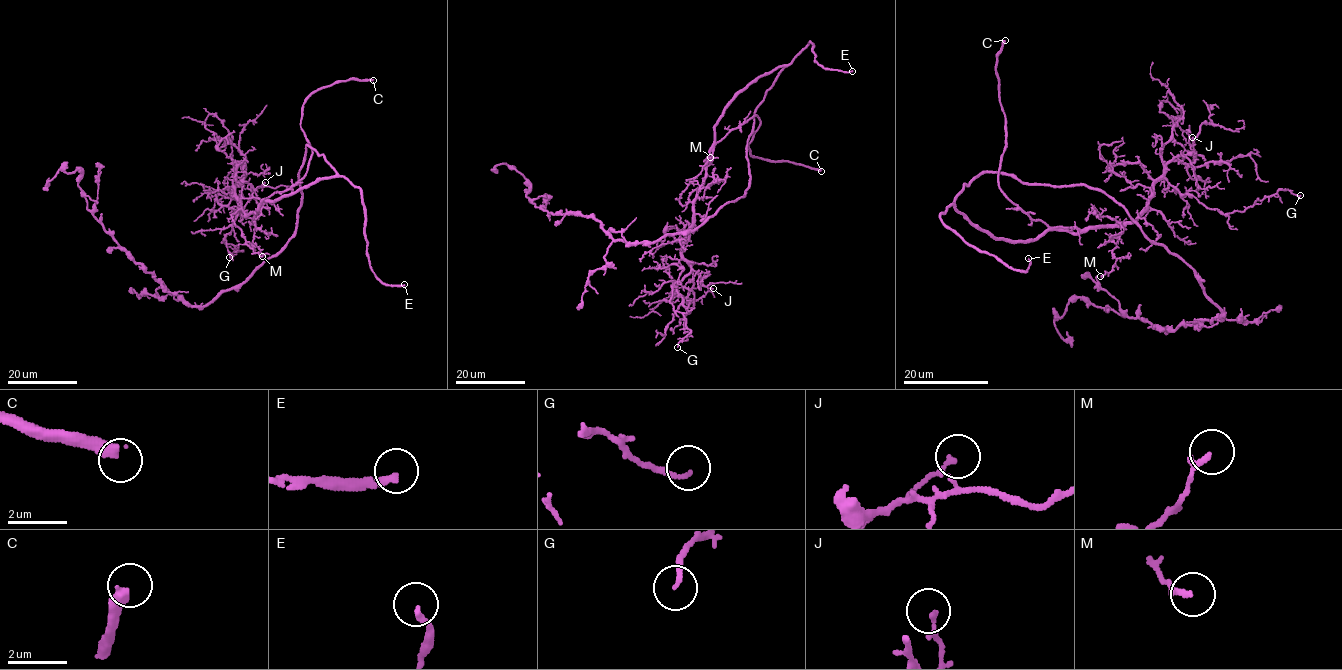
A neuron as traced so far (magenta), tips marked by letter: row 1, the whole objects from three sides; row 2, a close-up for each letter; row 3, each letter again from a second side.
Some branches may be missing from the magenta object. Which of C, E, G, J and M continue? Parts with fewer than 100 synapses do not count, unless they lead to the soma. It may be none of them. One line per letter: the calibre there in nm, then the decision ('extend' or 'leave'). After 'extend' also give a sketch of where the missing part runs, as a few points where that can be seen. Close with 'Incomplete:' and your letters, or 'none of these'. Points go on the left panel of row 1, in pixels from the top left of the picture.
C: 360 nm thick; extend; missing branch runs (373, 80), (392, 82), (403, 75)
E: 180 nm thick; extend
G: 130 nm thick; leave
J: 160 nm thick; leave
M: 180 nm thick; leave
Incomplete: C, E

